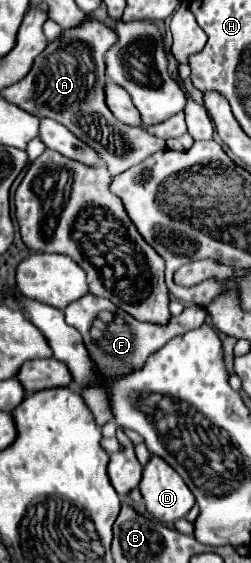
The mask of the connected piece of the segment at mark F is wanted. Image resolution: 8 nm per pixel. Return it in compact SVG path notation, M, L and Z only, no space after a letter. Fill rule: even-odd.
M88 294L74 304L70 304L66 310L66 324L76 328L82 334L82 340L90 352L90 360L98 364L98 372L104 376L126 376L126 372L134 372L134 368L142 368L142 364L158 352L168 340L174 336L180 336L188 330L200 328L204 322L204 310L200 306L188 306L180 316L172 316L166 324L150 324L134 320L128 312L122 312L122 308L114 306L106 298L98 298L94 294Z

